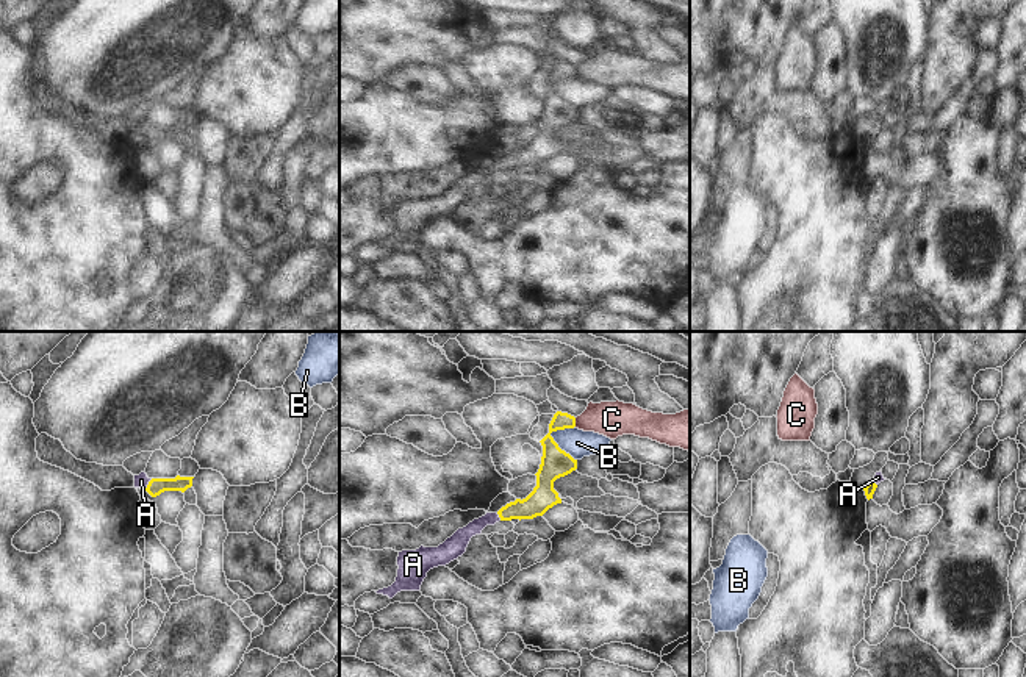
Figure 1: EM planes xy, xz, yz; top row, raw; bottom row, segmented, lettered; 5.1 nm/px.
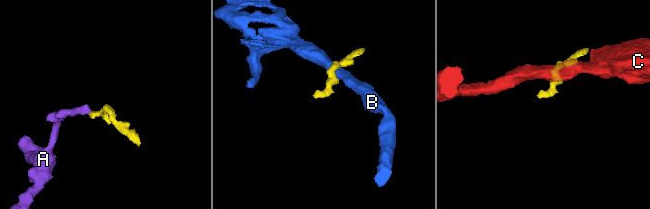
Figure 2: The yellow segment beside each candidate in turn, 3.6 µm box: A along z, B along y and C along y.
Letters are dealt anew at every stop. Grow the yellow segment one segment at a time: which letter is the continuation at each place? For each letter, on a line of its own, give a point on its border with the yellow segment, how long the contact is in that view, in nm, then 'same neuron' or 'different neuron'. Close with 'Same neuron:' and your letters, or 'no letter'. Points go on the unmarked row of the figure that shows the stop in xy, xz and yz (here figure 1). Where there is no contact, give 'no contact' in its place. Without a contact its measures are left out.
A: contact xy (149, 133); length 70 nm; same neuron
B: contact xz (559, 97); length 200 nm; different neuron
C: contact xz (574, 72); length 50 nm; different neuron
Same neuron: A

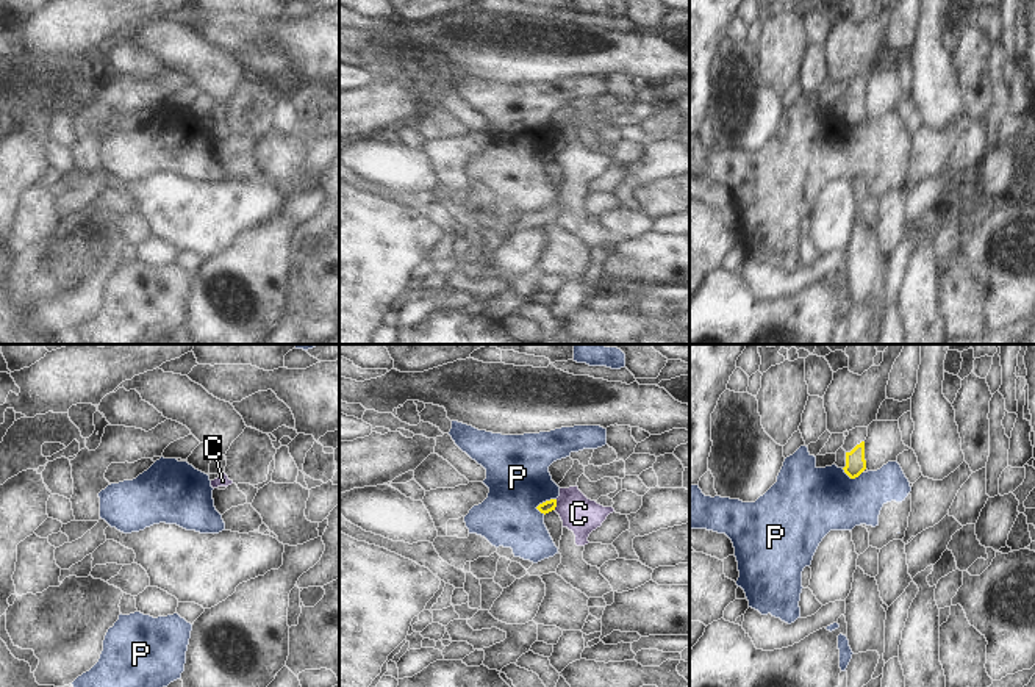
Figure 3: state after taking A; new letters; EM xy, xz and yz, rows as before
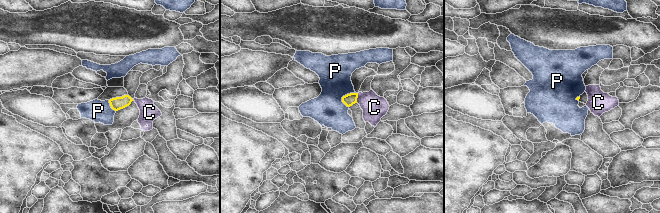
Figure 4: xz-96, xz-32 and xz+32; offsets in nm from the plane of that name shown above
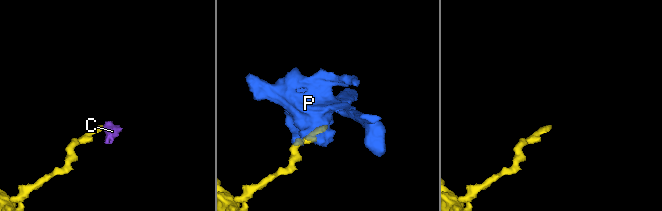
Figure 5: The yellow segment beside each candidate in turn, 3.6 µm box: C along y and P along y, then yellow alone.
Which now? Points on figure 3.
C: contact xz (555, 154); length 60 nm; different neuron
P: contact xz (546, 151); length 120 nm; different neuron
Same neuron: no letter

